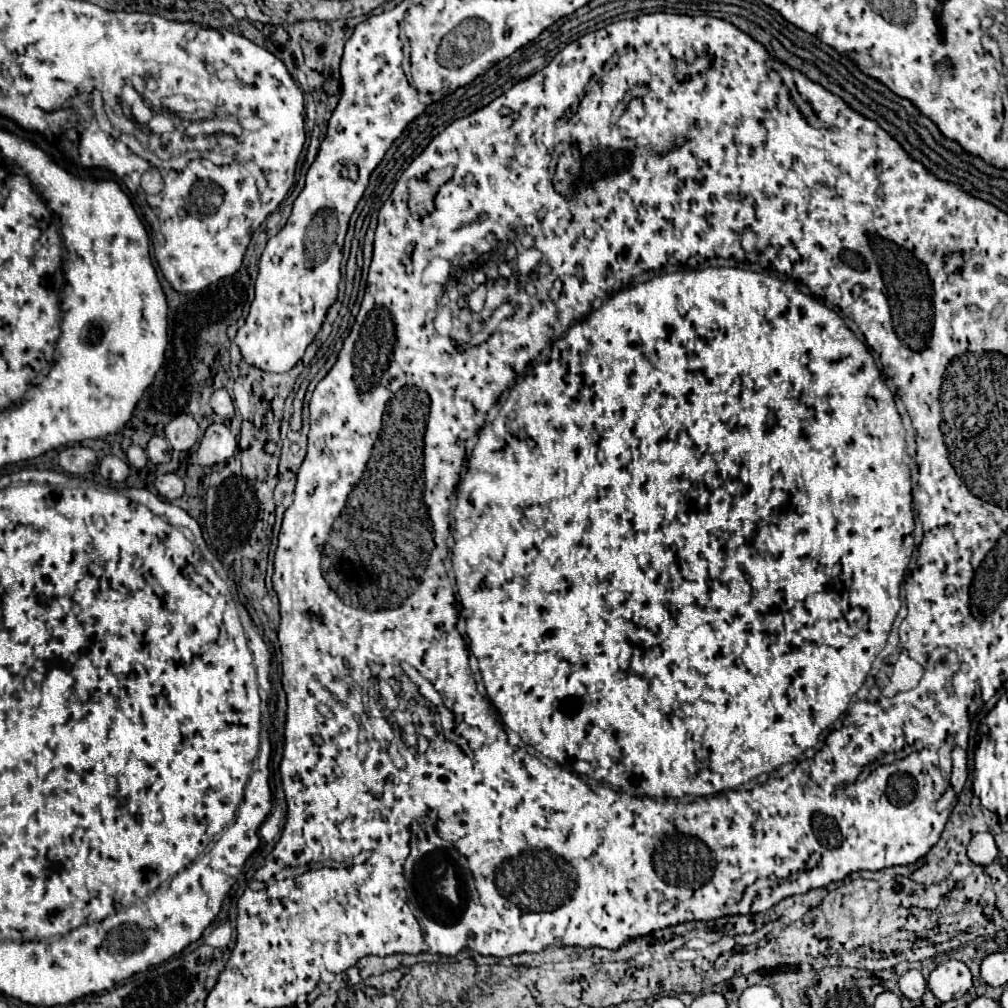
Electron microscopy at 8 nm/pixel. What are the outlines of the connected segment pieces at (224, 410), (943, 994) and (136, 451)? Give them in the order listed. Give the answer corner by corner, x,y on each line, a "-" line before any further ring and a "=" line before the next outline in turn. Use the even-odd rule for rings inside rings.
217,389
213,395
211,395
211,407
213,411
221,417
221,419
231,419
235,415
235,409
233,409
233,403
231,403
231,397
225,389
=
949,959
929,975
927,985
939,1001
951,1001
963,997
971,989
973,981
965,963
=
131,445
127,449
127,459
133,467
145,467
145,463
147,463
147,455
139,445

